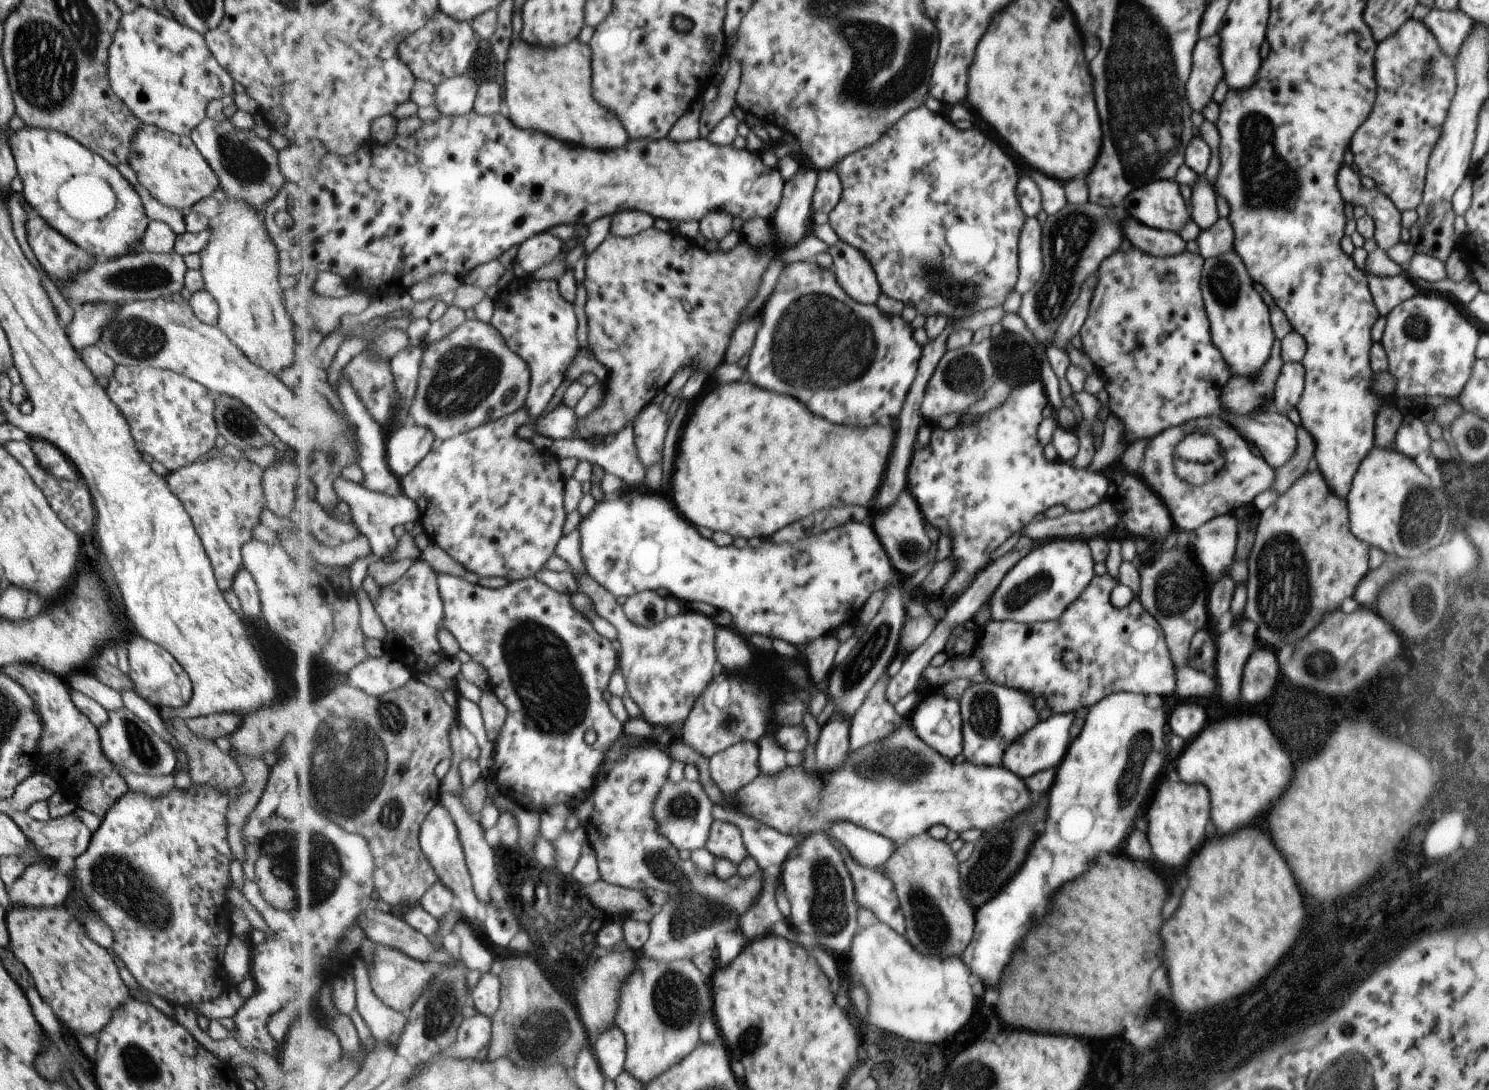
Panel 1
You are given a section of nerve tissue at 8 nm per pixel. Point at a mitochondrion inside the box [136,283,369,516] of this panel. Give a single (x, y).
(239, 424)

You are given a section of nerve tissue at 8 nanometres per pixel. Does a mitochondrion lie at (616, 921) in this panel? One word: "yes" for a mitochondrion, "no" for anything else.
no

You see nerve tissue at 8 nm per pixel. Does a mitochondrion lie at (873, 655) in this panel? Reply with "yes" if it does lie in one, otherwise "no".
yes

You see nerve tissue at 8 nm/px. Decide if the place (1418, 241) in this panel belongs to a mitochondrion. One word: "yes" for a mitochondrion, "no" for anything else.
no

